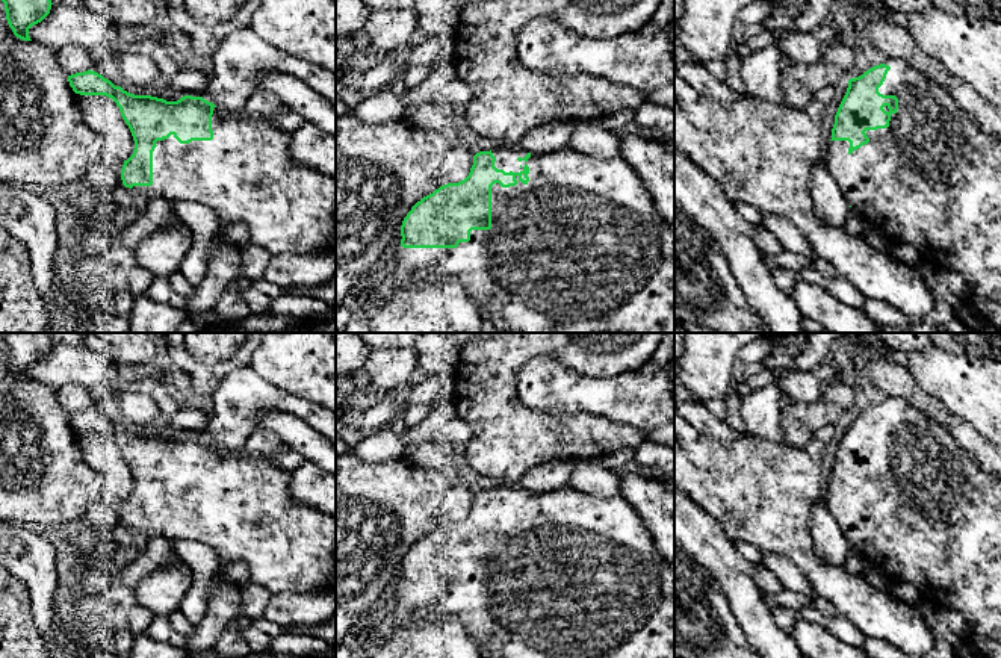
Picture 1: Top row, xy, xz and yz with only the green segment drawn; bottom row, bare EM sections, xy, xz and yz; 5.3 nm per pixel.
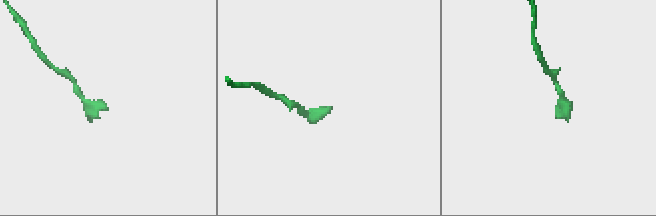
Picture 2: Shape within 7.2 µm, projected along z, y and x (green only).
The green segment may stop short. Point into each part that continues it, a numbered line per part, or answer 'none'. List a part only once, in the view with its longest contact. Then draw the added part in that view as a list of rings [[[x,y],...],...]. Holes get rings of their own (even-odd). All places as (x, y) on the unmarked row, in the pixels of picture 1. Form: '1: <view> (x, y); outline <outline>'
1: xz (582, 578); outline [[[505,484],[493,487],[491,492],[496,496],[494,505],[505,511],[519,513],[528,504],[529,520],[523,523],[516,514],[516,525],[502,526],[494,522],[491,525],[491,567],[472,569],[470,579],[460,581],[457,587],[404,587],[399,584],[393,613],[398,626],[420,626],[446,616],[457,617],[476,641],[482,658],[674,658],[674,564],[659,554],[644,520],[621,495],[602,498],[567,486],[547,493],[531,492],[526,501],[519,501],[517,498],[523,498],[528,493],[526,490]]]

